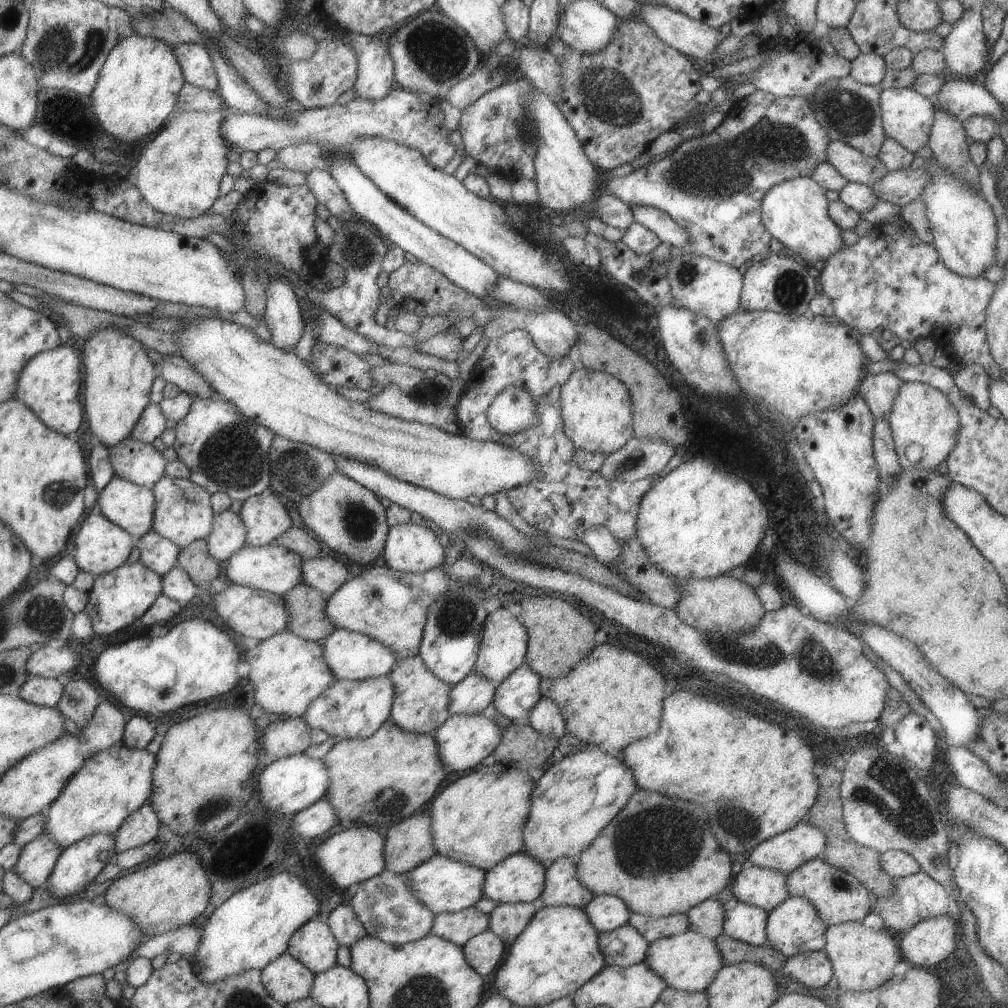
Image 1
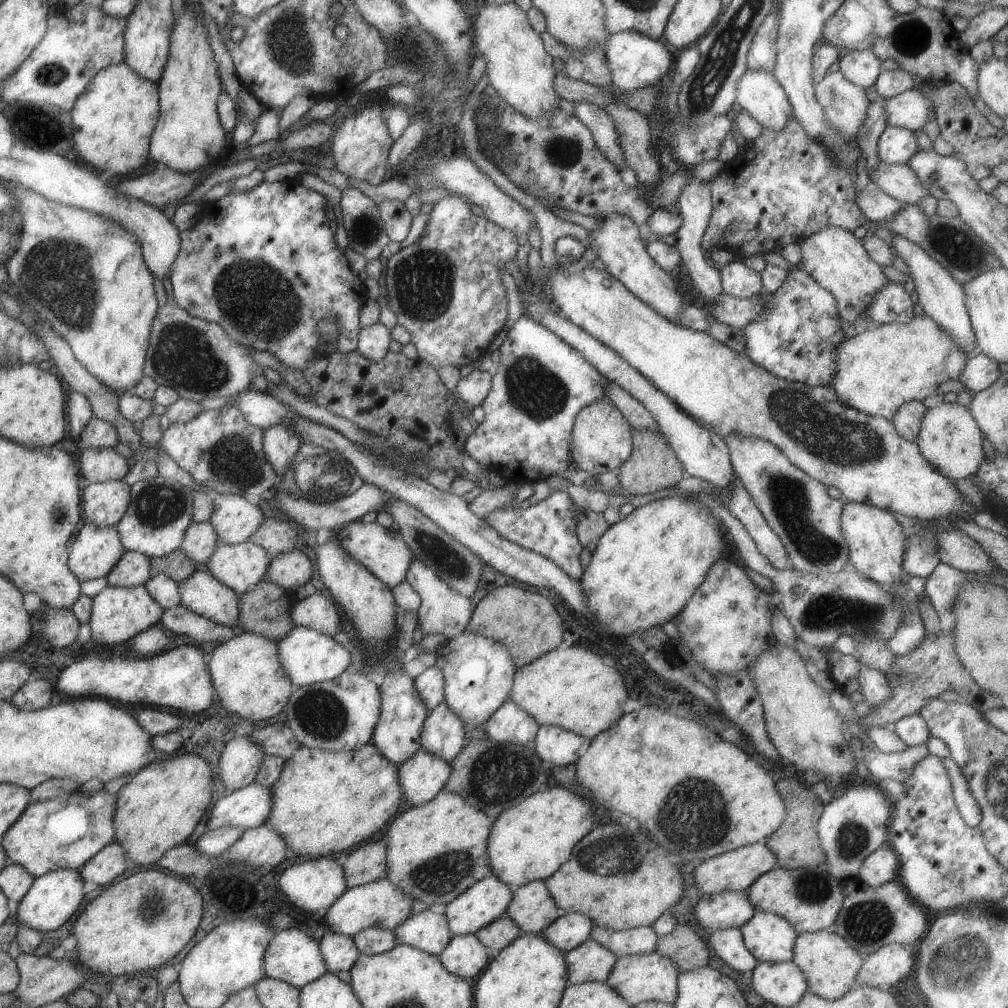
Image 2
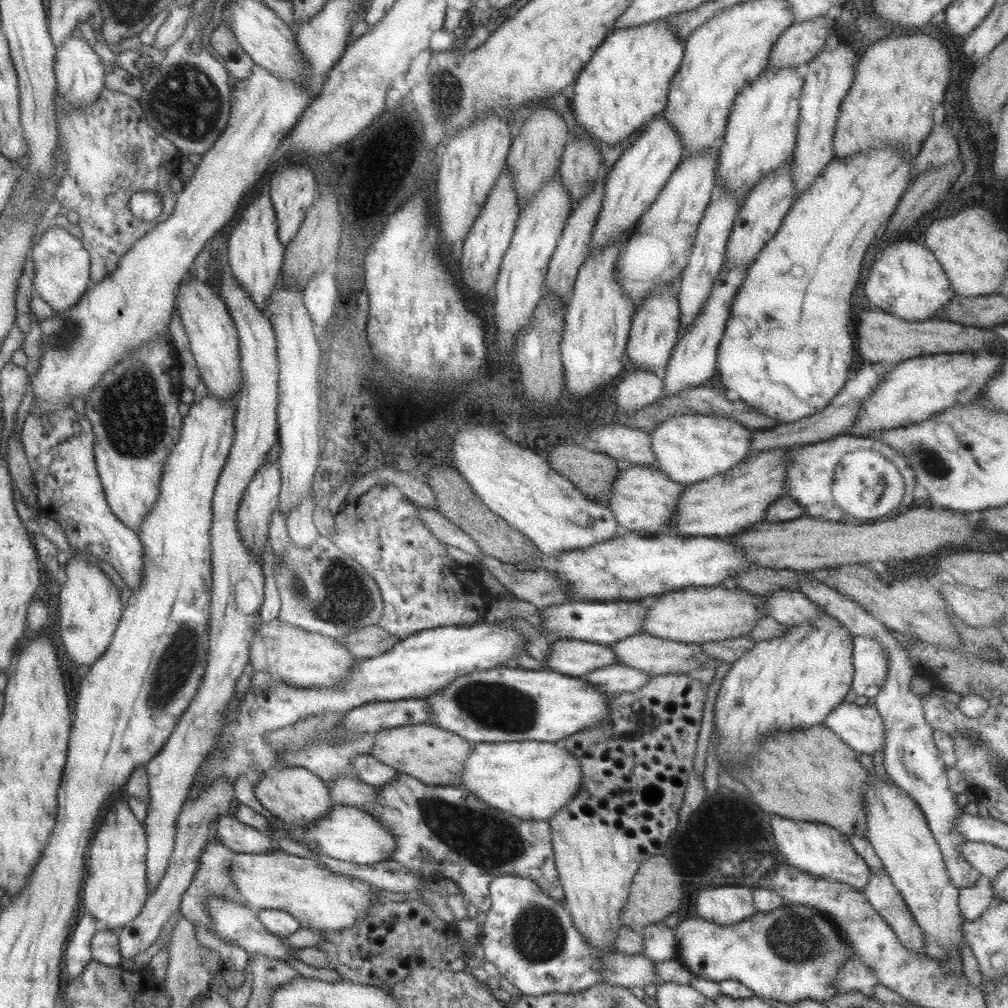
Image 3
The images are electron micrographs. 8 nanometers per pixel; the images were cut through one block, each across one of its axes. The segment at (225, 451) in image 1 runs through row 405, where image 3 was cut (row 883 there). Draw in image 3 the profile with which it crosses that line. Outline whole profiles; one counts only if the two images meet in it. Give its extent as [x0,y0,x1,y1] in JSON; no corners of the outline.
[178,837,243,933]

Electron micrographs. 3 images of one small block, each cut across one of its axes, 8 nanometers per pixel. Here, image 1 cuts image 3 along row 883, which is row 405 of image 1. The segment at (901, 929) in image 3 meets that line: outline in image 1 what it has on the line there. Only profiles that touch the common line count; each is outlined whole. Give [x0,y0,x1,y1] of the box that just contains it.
[859,372,901,422]

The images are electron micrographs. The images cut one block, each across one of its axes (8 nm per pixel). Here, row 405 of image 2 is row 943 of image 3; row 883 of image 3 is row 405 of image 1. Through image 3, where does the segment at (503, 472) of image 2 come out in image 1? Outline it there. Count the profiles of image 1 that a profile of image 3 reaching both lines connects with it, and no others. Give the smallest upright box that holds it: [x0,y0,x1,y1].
[487,386,535,434]

